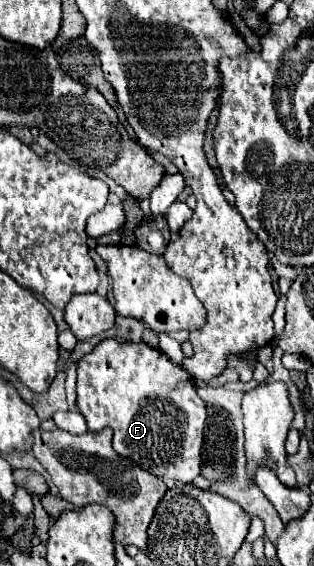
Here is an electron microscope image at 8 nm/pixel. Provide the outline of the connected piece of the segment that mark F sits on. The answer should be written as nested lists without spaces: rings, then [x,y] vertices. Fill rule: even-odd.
[[[107,338],[103,342],[99,342],[89,354],[85,354],[79,360],[79,368],[77,368],[77,408],[85,416],[87,426],[89,426],[91,432],[99,432],[103,428],[111,428],[113,430],[113,448],[115,448],[115,452],[119,456],[137,460],[137,466],[141,466],[149,474],[157,474],[157,478],[169,478],[169,480],[175,480],[175,482],[181,482],[181,484],[191,484],[201,474],[201,446],[203,446],[203,428],[205,428],[205,418],[207,418],[205,402],[197,394],[193,378],[181,366],[173,364],[163,352],[159,352],[159,350],[155,350],[155,348],[151,348],[151,346],[143,344],[143,342],[119,344],[113,338]]]

